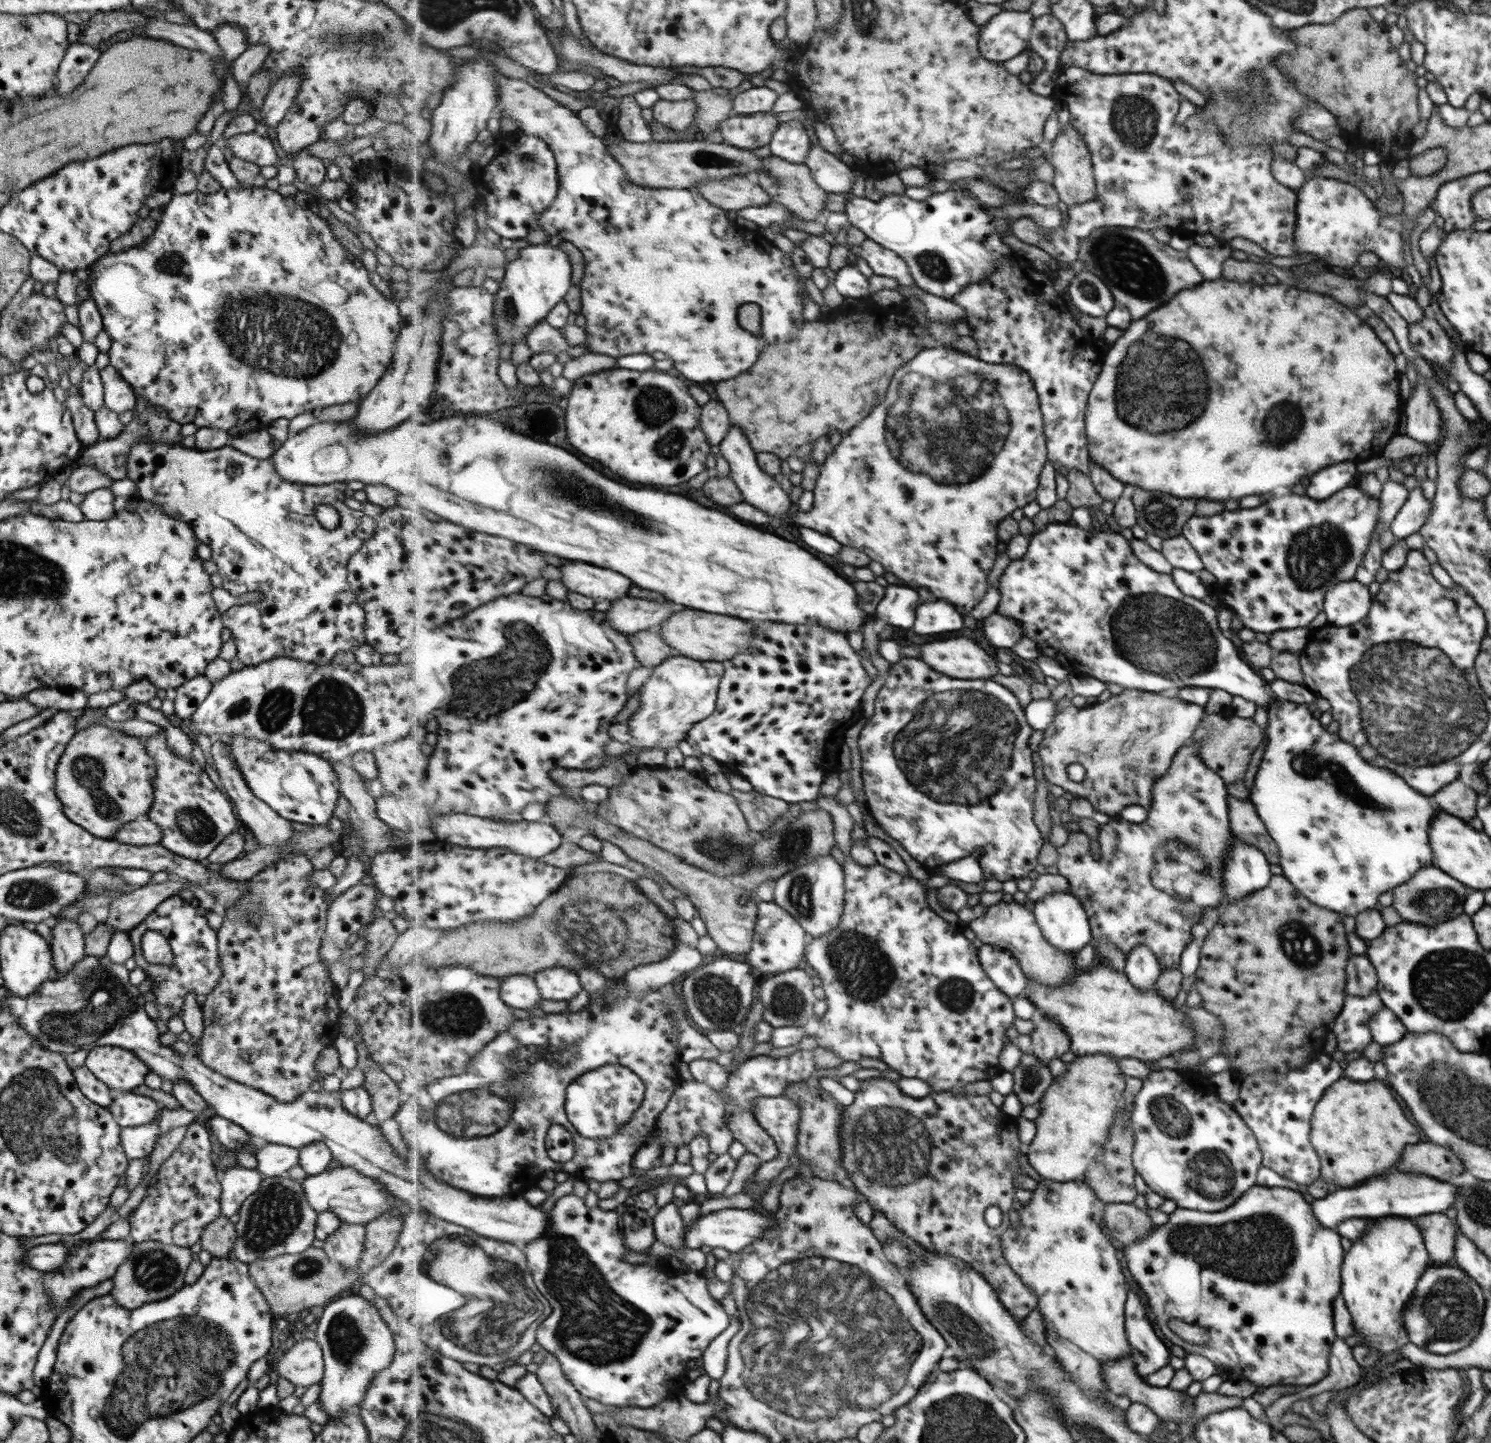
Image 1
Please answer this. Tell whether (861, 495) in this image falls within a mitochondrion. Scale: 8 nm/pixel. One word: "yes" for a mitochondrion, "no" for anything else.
no

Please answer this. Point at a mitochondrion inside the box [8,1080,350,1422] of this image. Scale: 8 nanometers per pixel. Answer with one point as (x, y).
(272, 1217)

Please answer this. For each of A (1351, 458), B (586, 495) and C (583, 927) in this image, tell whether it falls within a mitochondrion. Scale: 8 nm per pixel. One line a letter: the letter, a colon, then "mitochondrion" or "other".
A: other
B: mitochondrion
C: mitochondrion

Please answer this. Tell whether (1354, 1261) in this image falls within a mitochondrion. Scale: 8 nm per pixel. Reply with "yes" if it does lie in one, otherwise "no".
no

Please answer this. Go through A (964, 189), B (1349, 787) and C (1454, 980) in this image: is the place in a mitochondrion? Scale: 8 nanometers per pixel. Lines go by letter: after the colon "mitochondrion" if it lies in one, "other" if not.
A: other
B: mitochondrion
C: mitochondrion

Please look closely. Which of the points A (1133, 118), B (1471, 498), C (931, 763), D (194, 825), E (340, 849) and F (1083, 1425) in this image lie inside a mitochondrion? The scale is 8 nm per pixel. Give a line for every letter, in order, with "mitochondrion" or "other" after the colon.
A: mitochondrion
B: other
C: mitochondrion
D: mitochondrion
E: other
F: mitochondrion

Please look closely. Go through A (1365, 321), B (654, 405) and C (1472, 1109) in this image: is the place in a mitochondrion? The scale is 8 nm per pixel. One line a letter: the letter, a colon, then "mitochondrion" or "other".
A: other
B: mitochondrion
C: mitochondrion

